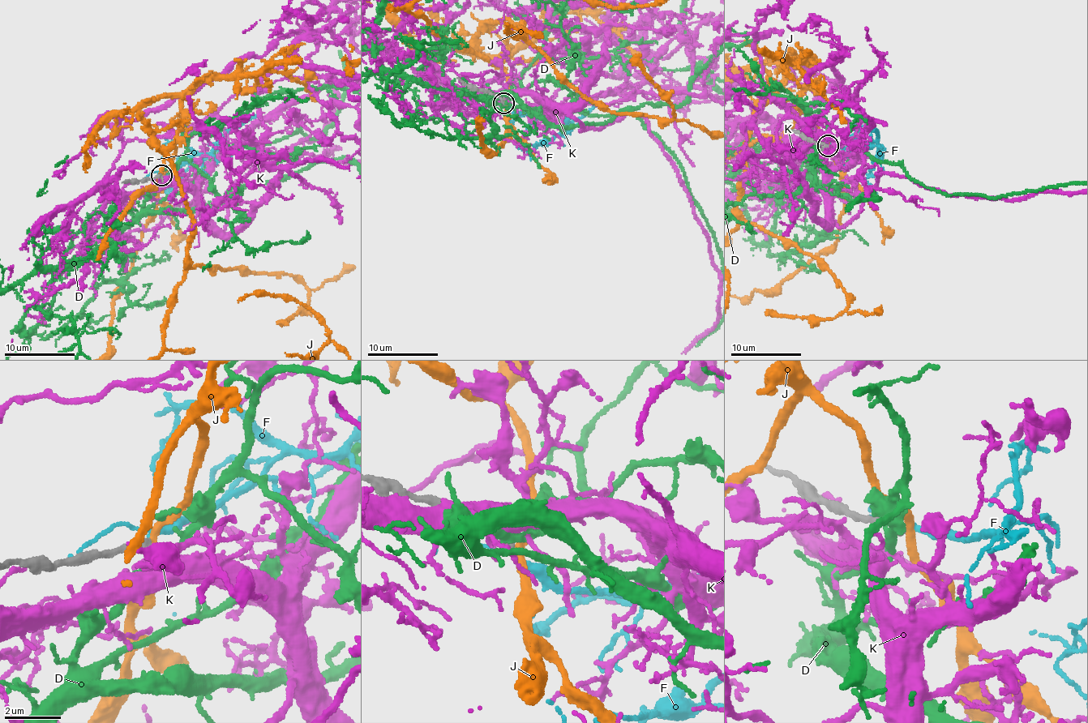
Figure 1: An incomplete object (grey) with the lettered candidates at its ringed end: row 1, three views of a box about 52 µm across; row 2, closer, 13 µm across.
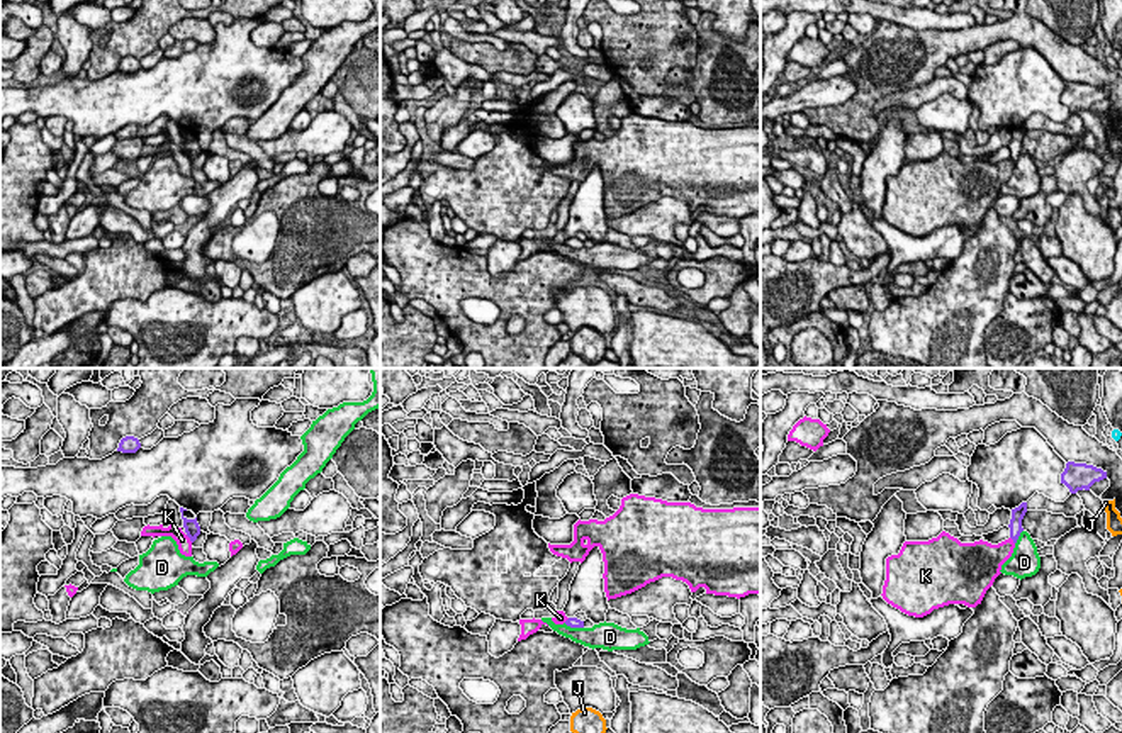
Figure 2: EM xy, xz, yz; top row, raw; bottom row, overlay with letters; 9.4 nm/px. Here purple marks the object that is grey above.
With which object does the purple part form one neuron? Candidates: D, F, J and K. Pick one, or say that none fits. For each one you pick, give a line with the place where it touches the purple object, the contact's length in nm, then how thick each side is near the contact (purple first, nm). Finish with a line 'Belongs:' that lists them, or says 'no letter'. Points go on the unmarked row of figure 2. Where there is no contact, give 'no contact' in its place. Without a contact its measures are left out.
F: no contact
Belongs: F

